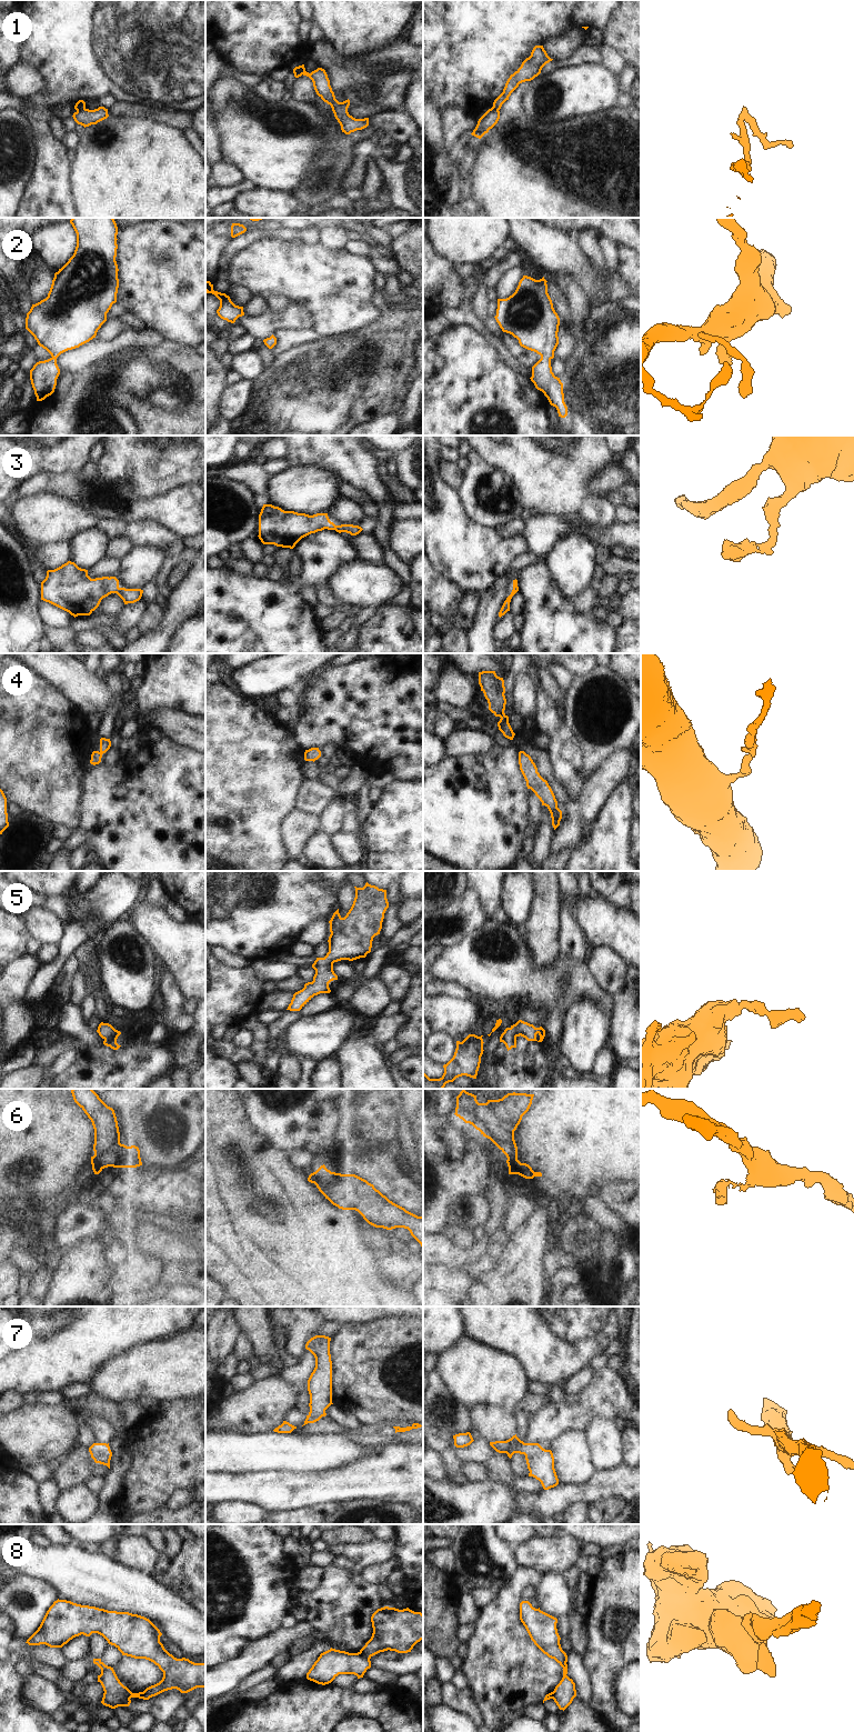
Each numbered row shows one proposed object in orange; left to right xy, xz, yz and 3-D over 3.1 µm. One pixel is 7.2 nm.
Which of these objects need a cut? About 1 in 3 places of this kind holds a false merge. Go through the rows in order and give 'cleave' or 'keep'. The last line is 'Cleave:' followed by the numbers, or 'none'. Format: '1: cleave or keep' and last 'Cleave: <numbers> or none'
1: cleave
2: keep
3: keep
4: keep
5: keep
6: cleave
7: keep
8: cleave
Cleave: 1, 6, 8

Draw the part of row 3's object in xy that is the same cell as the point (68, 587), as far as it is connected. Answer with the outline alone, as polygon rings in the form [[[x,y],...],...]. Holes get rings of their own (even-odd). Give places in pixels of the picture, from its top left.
[[[68,561],[54,570],[48,570],[41,582],[41,600],[49,602],[74,618],[90,615],[101,600],[111,593],[117,593],[124,602],[134,603],[142,597],[141,589],[119,587],[115,577],[91,579],[88,570]]]

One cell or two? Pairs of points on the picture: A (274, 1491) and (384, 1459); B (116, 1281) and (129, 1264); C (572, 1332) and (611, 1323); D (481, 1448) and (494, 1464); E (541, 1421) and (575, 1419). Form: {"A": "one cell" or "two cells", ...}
{"A": "one cell", "B": "one cell", "C": "one cell", "D": "two cells", "E": "one cell"}

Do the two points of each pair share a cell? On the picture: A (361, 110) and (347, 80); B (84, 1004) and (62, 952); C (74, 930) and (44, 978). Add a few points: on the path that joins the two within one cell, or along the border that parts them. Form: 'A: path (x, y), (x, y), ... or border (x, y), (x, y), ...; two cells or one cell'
A: path (361, 102), (360, 96), (354, 88); one cell
B: border (92, 940), (82, 942), (72, 952); two cells
C: path (69, 942), (54, 965); one cell

